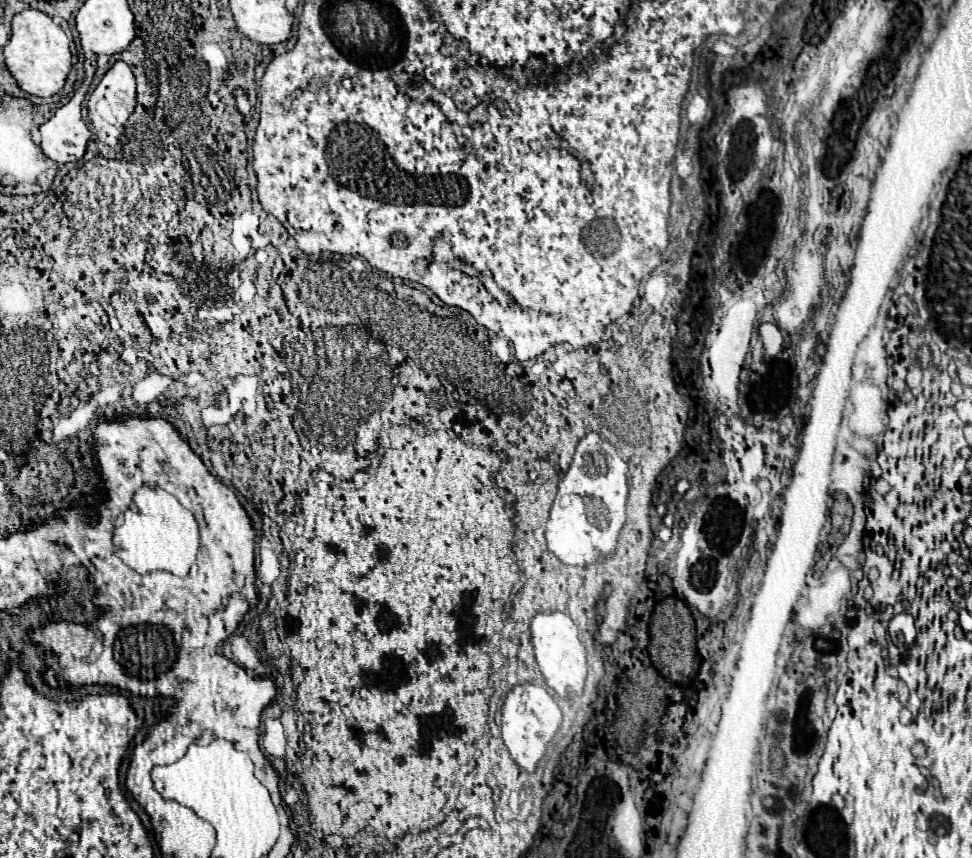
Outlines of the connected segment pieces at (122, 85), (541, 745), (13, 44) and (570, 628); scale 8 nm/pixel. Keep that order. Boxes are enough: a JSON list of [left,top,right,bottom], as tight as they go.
[[87,62,137,146],[501,684,561,774],[5,8,71,98],[531,612,587,698]]

